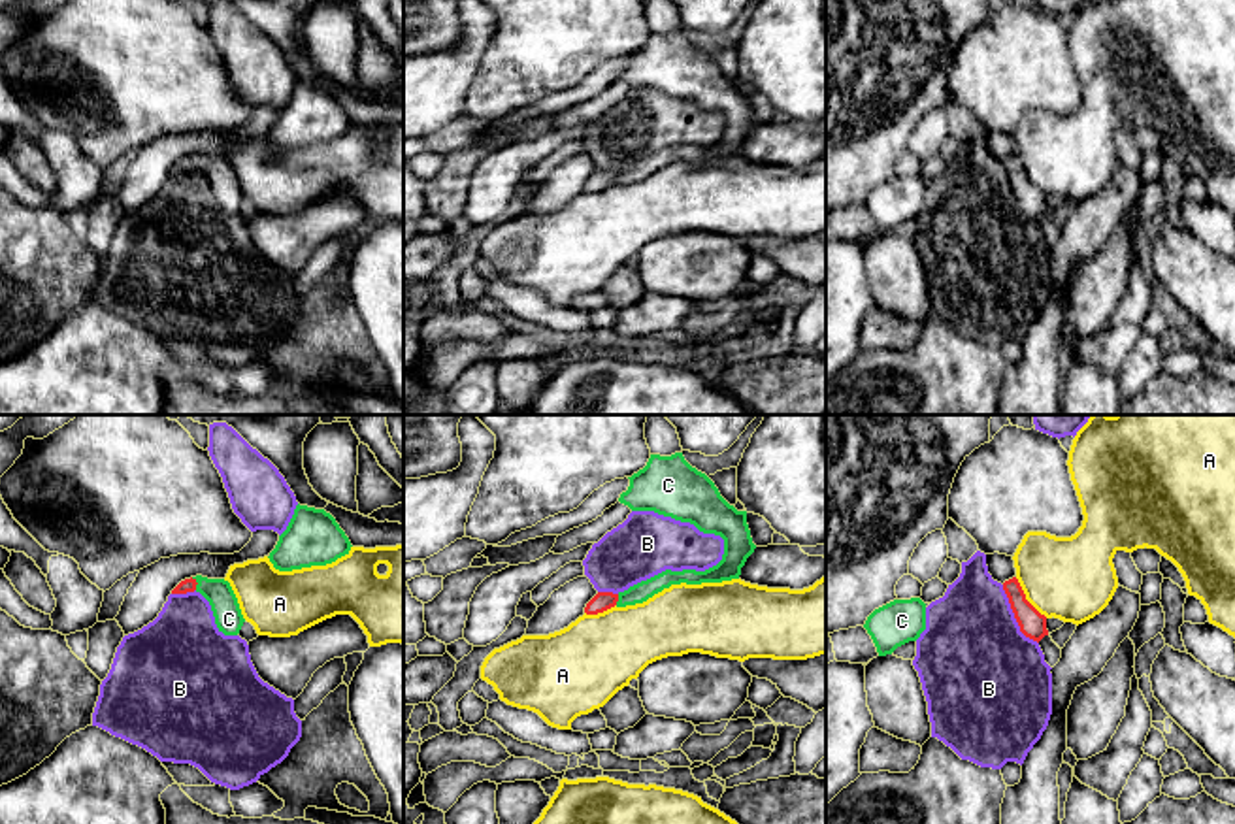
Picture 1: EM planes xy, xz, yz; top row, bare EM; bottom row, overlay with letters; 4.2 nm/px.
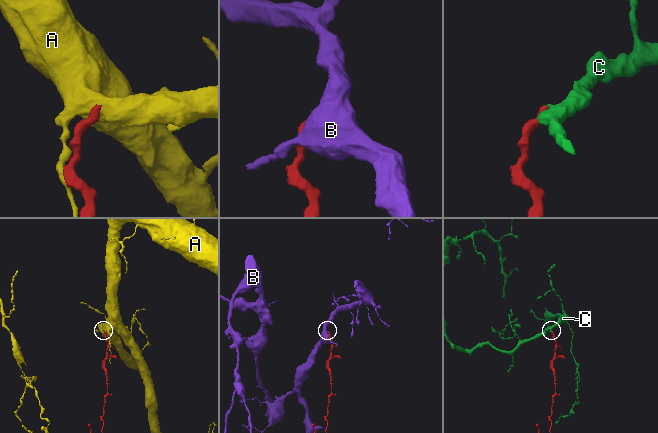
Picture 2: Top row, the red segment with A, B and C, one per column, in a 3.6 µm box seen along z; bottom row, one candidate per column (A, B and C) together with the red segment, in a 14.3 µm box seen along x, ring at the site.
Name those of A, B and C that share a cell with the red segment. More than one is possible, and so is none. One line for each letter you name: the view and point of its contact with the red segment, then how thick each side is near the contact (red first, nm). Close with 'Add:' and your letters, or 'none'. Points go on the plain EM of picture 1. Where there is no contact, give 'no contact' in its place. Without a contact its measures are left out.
C: contact xy (197, 161); calibres 60 and 120 nm
Add: C

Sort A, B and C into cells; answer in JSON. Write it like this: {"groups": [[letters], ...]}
{"groups": [["A"], ["B"], ["C"]]}

